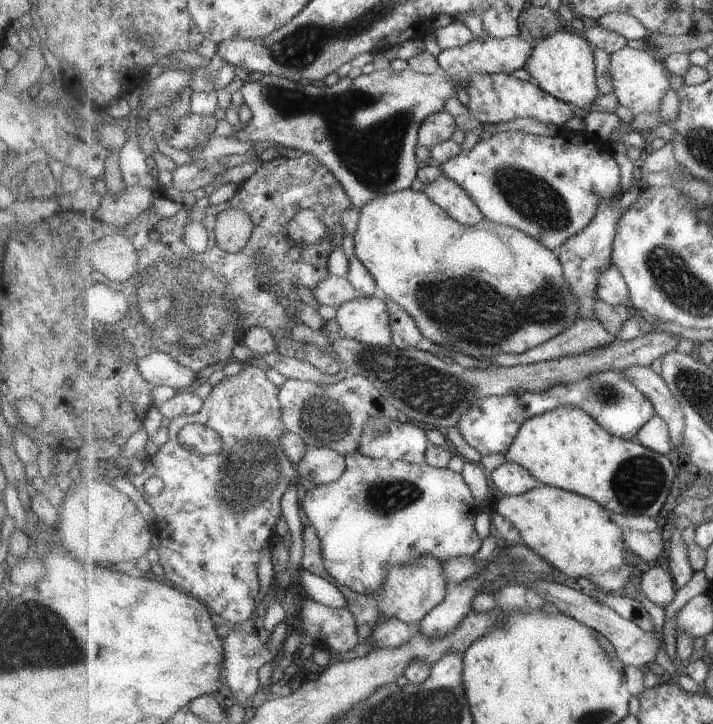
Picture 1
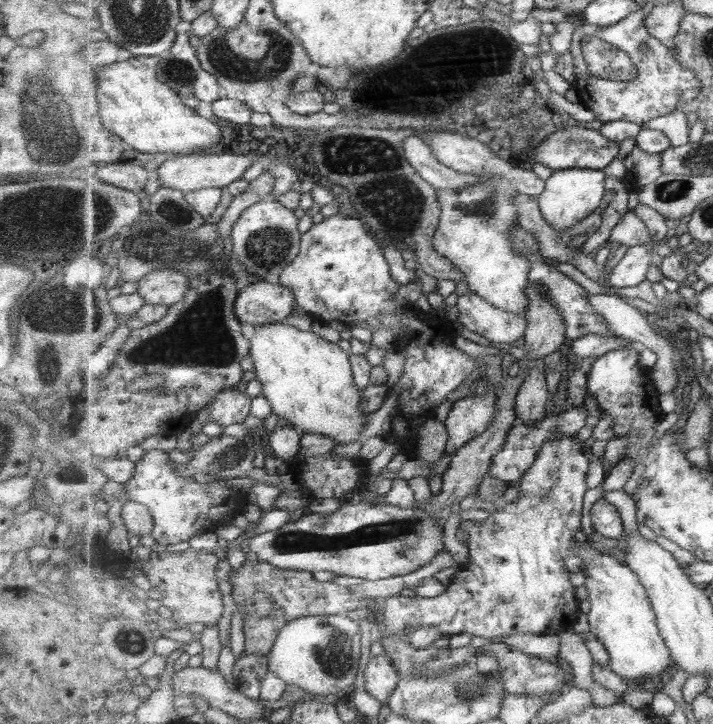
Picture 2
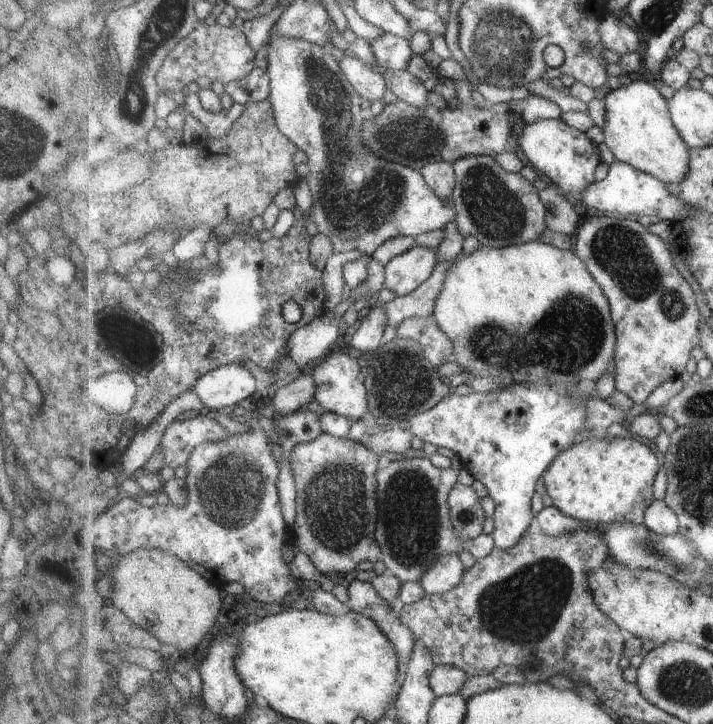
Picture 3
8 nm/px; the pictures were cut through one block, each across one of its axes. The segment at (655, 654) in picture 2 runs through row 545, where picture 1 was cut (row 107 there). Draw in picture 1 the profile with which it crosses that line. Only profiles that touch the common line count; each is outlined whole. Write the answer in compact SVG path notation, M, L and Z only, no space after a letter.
M559 30L543 38L531 52L527 60L529 74L538 81L538 85L555 98L573 104L577 108L595 110L593 101L599 92L595 47L581 34Z

